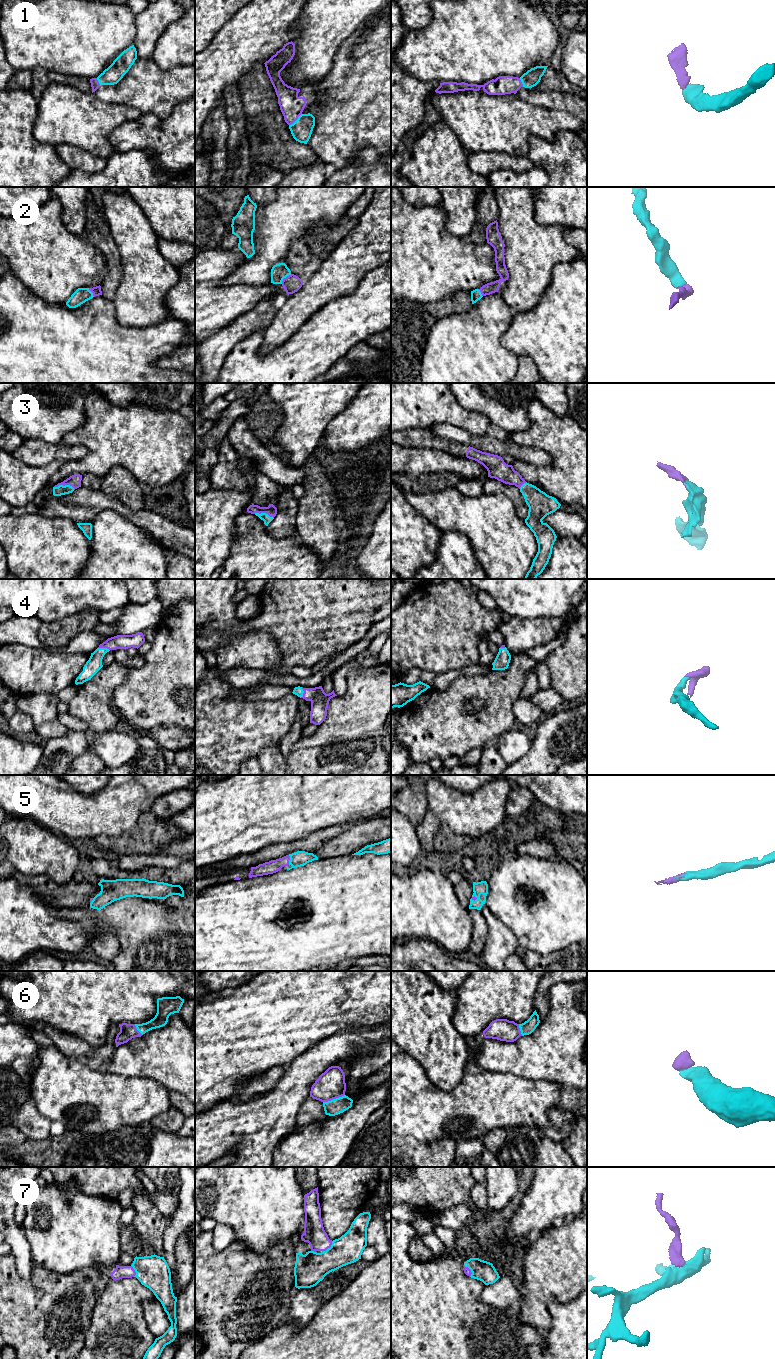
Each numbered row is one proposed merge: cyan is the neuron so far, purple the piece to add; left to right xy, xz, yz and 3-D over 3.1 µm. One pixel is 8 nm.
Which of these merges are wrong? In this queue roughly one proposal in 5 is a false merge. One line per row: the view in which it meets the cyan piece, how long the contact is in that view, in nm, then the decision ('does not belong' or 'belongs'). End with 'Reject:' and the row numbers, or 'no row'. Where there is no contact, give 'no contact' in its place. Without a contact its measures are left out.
1: xz | 140 nm | belongs
2: xz | 120 nm | belongs
3: xy | 170 nm | belongs
4: xy | 100 nm | belongs
5: xz | 80 nm | belongs
6: xz | 190 nm | belongs
7: xz | 120 nm | belongs
Reject: no row

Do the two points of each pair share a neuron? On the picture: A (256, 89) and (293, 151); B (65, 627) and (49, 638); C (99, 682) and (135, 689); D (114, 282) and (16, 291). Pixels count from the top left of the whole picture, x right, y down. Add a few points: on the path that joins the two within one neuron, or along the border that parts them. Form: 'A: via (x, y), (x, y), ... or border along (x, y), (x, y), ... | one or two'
A: via (261, 104), (261, 109), (278, 136) | one
B: via (61, 631), (58, 634), (53, 634) | one
C: border along (128, 668), (126, 679), (115, 688), (112, 700) | two
D: border along (101, 295), (110, 299) | two

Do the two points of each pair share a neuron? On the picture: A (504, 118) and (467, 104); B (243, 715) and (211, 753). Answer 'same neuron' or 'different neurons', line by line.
A: same neuron
B: same neuron

